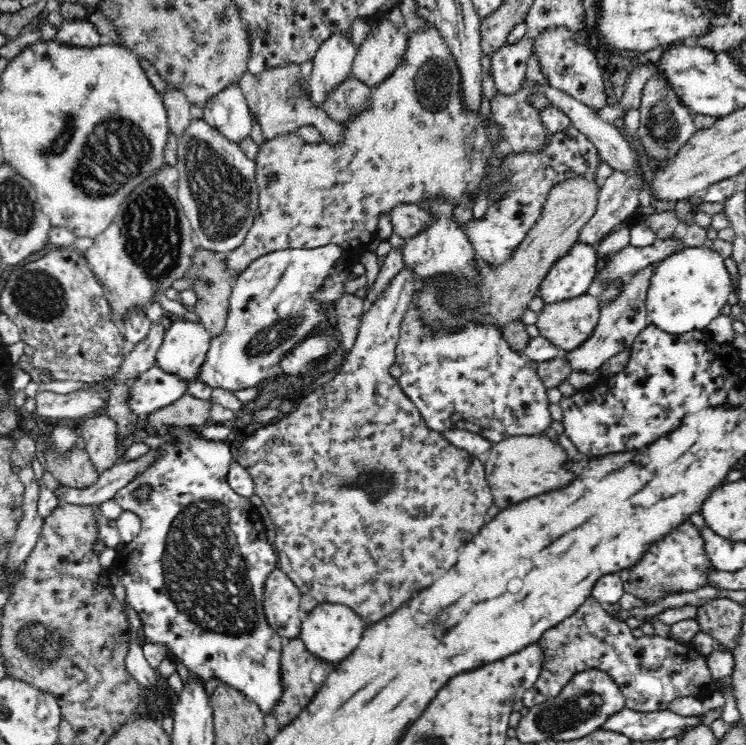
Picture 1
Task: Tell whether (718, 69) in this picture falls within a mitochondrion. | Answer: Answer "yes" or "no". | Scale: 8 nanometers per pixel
no

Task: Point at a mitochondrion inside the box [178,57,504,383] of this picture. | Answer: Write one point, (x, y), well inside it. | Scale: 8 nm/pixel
(221, 196)

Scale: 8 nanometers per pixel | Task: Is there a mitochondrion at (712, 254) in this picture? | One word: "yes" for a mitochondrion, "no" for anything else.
no

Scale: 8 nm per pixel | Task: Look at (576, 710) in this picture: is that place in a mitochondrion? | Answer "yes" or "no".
yes

